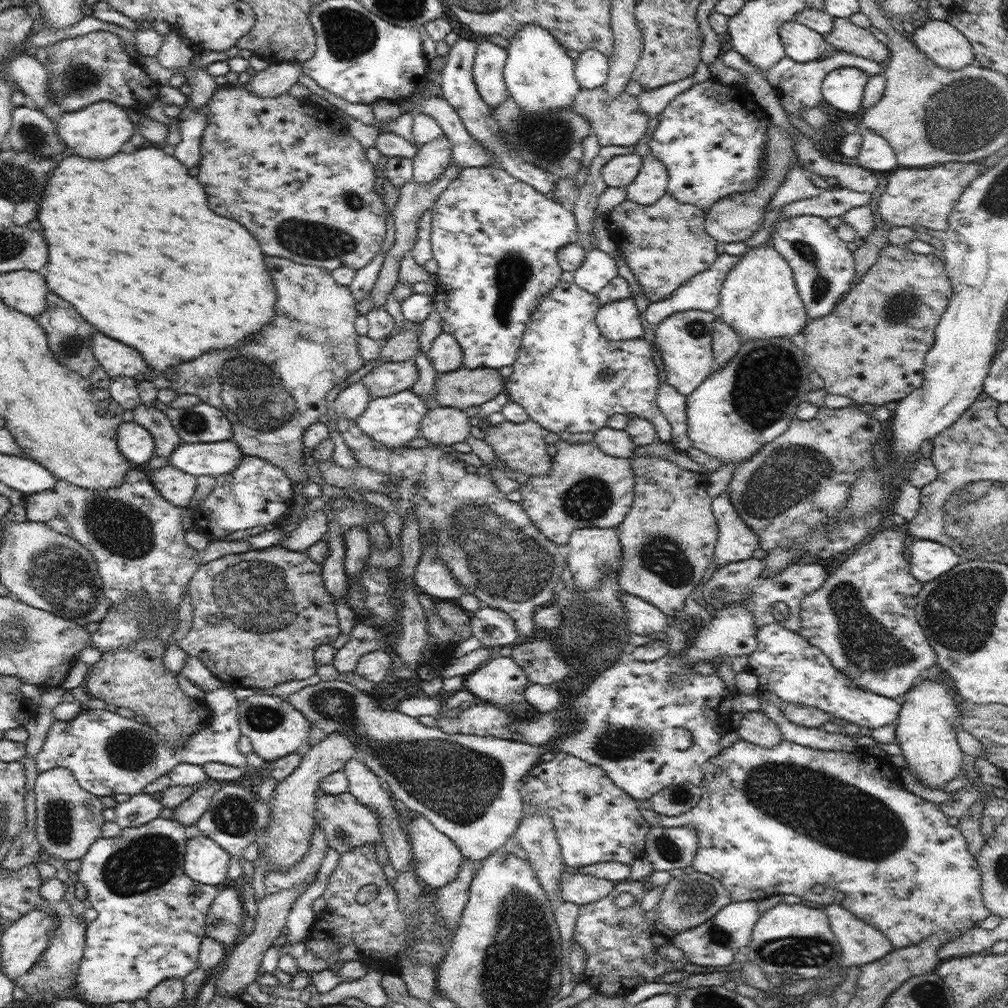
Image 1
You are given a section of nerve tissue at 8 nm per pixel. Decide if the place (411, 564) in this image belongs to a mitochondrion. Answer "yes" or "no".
no

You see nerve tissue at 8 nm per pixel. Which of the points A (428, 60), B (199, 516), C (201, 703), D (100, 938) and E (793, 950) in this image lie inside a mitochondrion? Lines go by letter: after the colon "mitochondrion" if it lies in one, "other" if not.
A: other
B: other
C: other
D: other
E: mitochondrion

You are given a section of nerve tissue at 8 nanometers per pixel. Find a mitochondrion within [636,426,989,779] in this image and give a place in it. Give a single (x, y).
(791, 475)

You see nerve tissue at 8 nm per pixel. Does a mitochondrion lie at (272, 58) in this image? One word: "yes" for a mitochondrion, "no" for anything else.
no

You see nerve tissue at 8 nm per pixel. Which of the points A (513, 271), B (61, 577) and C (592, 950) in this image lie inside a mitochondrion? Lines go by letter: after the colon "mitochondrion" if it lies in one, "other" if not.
A: mitochondrion
B: mitochondrion
C: other

